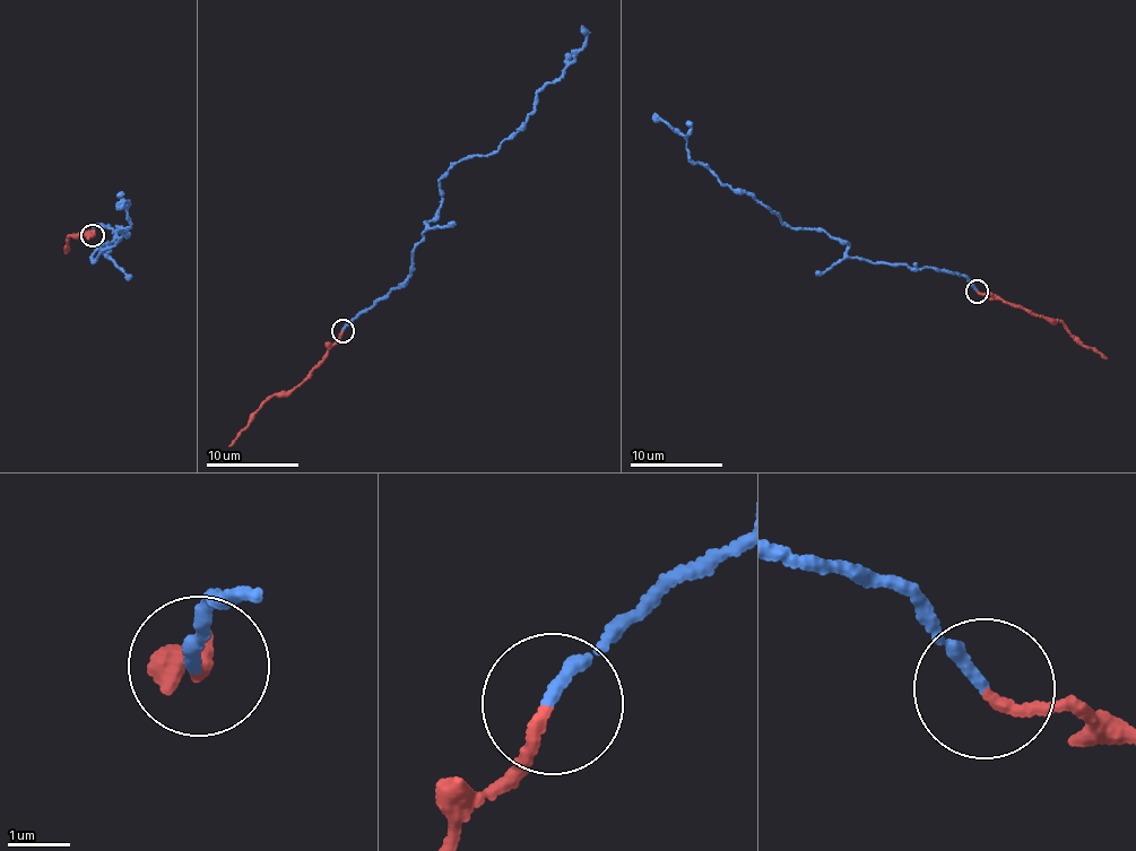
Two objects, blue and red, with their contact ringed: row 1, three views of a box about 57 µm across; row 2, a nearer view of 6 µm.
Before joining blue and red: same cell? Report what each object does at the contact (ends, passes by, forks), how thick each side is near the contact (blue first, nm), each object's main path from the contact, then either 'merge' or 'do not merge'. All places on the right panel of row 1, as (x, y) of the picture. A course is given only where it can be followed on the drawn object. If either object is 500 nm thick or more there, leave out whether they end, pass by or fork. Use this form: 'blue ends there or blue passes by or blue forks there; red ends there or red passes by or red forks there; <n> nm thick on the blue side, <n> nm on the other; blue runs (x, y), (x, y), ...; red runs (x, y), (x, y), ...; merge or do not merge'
blue ends there; red ends there; 200 nm thick on the blue side, 170 nm on the other; blue runs (977, 291), (961, 276), (850, 257), (848, 245), (825, 231), (781, 222), (690, 159), (686, 138), (652, 118); red runs (977, 291), (1063, 322), (1081, 344), (1107, 358); merge

